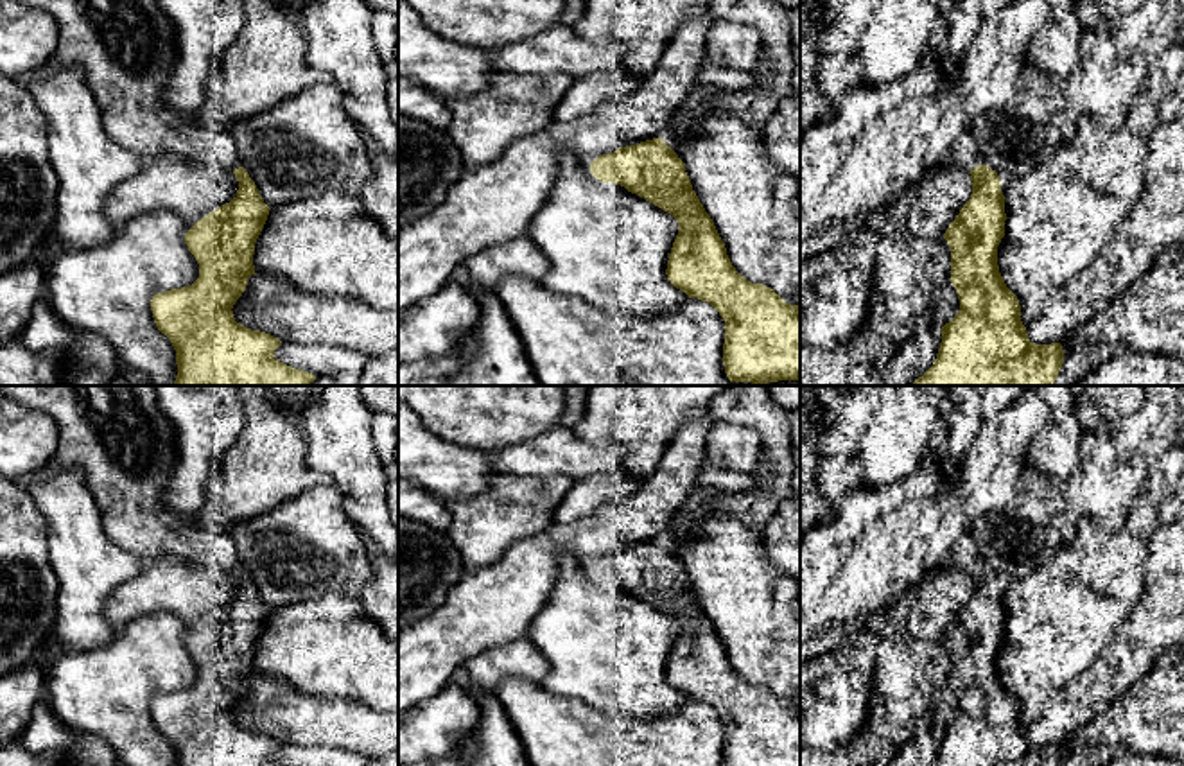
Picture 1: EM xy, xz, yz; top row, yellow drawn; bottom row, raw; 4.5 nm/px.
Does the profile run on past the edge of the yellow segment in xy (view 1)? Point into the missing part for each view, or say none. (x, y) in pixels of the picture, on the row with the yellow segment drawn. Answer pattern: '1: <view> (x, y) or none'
1: xy (126, 49)

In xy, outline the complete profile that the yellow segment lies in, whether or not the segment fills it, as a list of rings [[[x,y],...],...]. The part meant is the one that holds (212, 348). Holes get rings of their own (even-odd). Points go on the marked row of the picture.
[[[18,0],[30,7],[47,11],[61,30],[59,41],[48,57],[50,65],[75,65],[84,72],[86,84],[93,91],[100,108],[106,133],[124,149],[152,160],[172,152],[185,160],[196,160],[210,167],[231,170],[239,181],[237,196],[217,210],[197,221],[187,233],[185,244],[199,264],[199,278],[181,289],[158,292],[151,300],[154,323],[165,334],[174,350],[178,375],[172,386],[309,386],[316,377],[274,359],[274,350],[282,344],[271,334],[246,328],[233,318],[233,305],[242,296],[248,278],[255,273],[255,242],[267,221],[269,206],[258,194],[237,154],[235,140],[228,133],[206,127],[201,120],[188,120],[174,115],[163,104],[163,86],[176,66],[176,32],[170,20],[160,9],[158,0]]]

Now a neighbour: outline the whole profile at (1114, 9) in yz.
[[[1093,0],[1109,20],[1134,13],[1143,0]]]

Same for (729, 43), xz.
[[[714,20],[707,30],[705,57],[723,68],[753,72],[762,54],[762,34],[748,25]]]

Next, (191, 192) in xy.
[[[158,156],[147,160],[138,174],[117,185],[106,199],[104,212],[118,228],[136,215],[156,210],[169,210],[194,226],[237,197],[237,190],[233,170]]]

